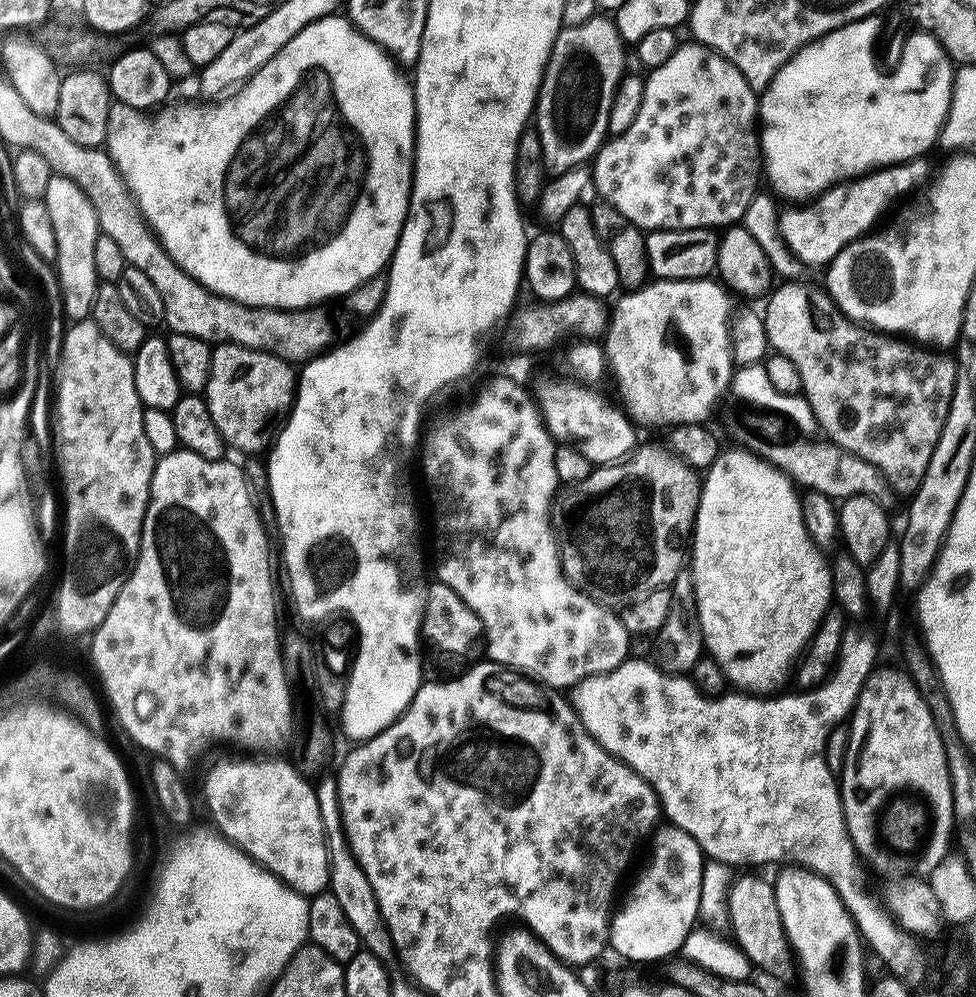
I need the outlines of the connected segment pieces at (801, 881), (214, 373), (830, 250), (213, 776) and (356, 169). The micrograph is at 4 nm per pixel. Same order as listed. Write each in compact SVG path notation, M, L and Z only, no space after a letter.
M791 866L784 868L780 872L780 877L774 880L776 889L776 905L780 915L780 925L784 927L784 935L788 940L788 947L794 953L794 960L800 963L799 979L803 981L806 978L812 978L812 972L820 968L820 960L828 960L832 954L832 948L836 942L844 942L846 938L852 936L861 936L857 928L850 928L851 914L846 910L842 898L834 890L834 886L824 877L816 872L809 872L807 868Z
M217 344L213 347L206 399L210 406L210 418L214 418L214 426L218 426L229 449L237 448L240 452L262 451L263 453L269 447L274 436L272 423L275 422L276 416L283 417L296 399L298 376L295 371L292 373L292 368L293 365L281 356L260 352L256 348L243 348L237 344Z
M924 158L905 160L903 164L889 164L886 168L877 168L871 172L865 172L862 176L849 178L841 183L833 184L832 187L819 193L819 195L812 200L814 201L813 204L808 204L805 208L783 209L783 211L779 213L781 238L802 265L821 264L821 266L827 266L831 264L833 258L835 258L847 244L853 244L861 237L869 235L869 233L881 223L881 221L879 222L880 215L882 215L899 196L904 196L907 192L914 191L924 179L926 179L925 181L929 179L928 164L926 161L927 159Z
M228 764L225 768L215 768L214 766L207 769L208 777L204 780L204 800L208 803L208 812L212 815L215 831L223 836L225 840L231 840L237 848L241 848L243 852L261 864L268 871L273 872L278 879L283 880L288 887L293 888L305 898L311 898L317 892L325 891L328 888L328 847L324 841L324 823L322 822L322 814L318 806L318 798L316 797L315 787L303 775L297 772L288 772L288 768L284 768L284 764Z
M333 14L306 26L306 30L290 38L290 42L286 42L286 46L282 46L282 50L278 50L266 66L216 102L221 104L206 109L201 116L196 112L184 112L177 120L164 125L157 135L153 122L144 117L147 115L143 111L135 111L133 116L139 126L138 132L132 124L122 125L120 132L113 131L110 155L121 178L136 197L140 212L159 236L172 260L200 284L205 284L220 296L229 296L240 304L253 304L255 308L291 310L320 306L325 303L323 300L331 296L343 298L370 278L381 275L396 253L396 243L408 220L416 158L416 94L409 77L407 80L399 76L395 67L393 57L371 37L364 35L343 15Z

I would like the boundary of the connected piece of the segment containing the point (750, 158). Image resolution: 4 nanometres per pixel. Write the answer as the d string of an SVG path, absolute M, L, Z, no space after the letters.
M695 42L681 43L665 64L653 68L647 73L642 94L642 106L638 109L638 115L634 118L633 125L630 126L630 130L626 130L626 134L604 140L590 169L591 183L600 191L599 199L607 204L612 204L629 225L635 225L641 230L663 230L665 232L686 231L691 228L723 230L729 226L739 225L761 187L759 186L760 180L762 184L757 93L749 86L747 78L730 61L719 56L711 48Z

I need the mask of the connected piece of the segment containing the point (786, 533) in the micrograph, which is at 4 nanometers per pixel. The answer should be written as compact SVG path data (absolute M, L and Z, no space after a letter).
M737 446L737 448L730 449L729 452L721 451L712 463L712 467L707 469L700 489L700 505L694 513L696 537L693 540L691 537L690 540L690 571L692 581L696 586L696 613L700 619L700 629L704 635L704 647L707 655L714 657L722 666L722 670L728 675L729 681L740 687L737 689L748 694L772 694L779 689L776 687L783 682L784 674L787 670L789 673L794 661L803 653L808 641L812 639L816 629L820 627L824 613L828 611L834 600L831 567L828 562L825 563L822 560L824 558L820 550L808 536L800 509L801 497L798 492L796 496L796 491L798 491L797 485L785 476L779 468L756 455L755 452L749 452L743 447Z

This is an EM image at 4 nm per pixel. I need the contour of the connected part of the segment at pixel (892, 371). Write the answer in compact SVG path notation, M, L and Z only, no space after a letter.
M784 282L780 286L781 288L769 298L768 305L762 308L766 338L772 352L781 352L786 358L790 358L790 362L794 362L794 366L798 366L798 374L802 374L802 386L804 387L802 396L803 399L808 399L805 401L807 407L812 409L812 420L820 423L821 430L828 435L825 437L837 448L870 462L889 481L897 480L900 484L910 483L909 485L918 482L924 476L926 466L930 462L930 454L934 454L934 446L938 446L938 438L942 434L942 426L950 410L950 398L954 394L958 364L955 364L948 354L939 354L937 351L927 350L913 343L903 342L901 339L891 338L889 335L857 326L832 303L831 299L811 292L804 282Z

